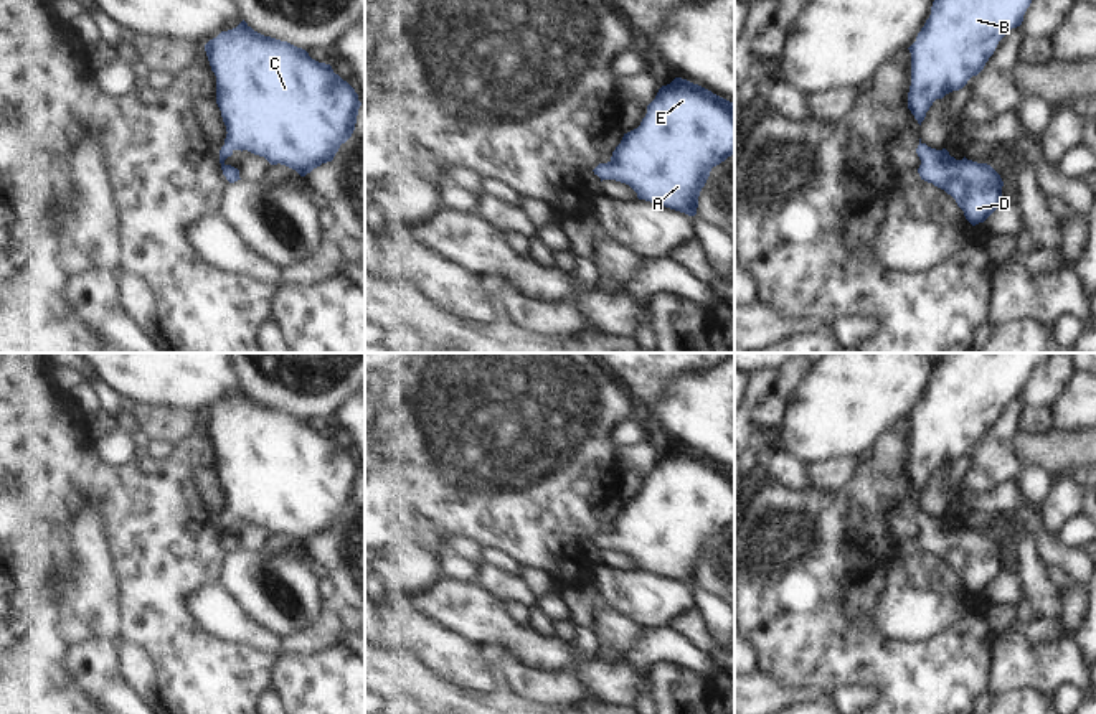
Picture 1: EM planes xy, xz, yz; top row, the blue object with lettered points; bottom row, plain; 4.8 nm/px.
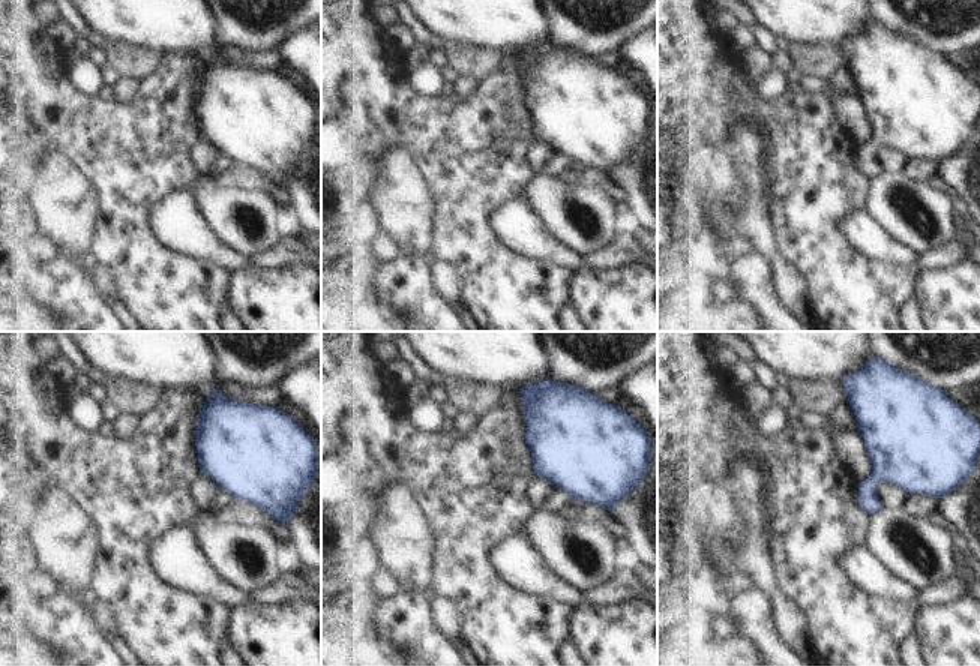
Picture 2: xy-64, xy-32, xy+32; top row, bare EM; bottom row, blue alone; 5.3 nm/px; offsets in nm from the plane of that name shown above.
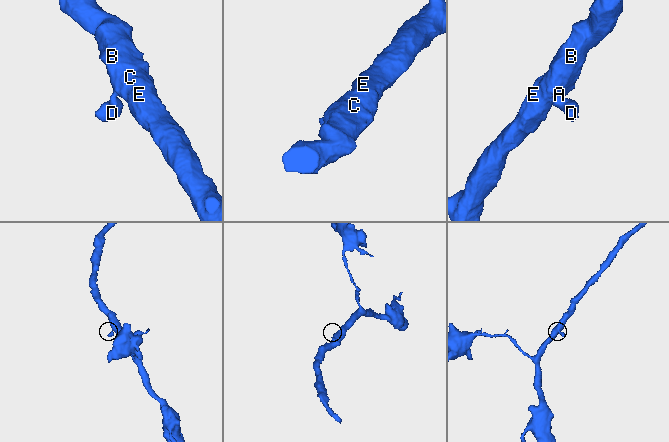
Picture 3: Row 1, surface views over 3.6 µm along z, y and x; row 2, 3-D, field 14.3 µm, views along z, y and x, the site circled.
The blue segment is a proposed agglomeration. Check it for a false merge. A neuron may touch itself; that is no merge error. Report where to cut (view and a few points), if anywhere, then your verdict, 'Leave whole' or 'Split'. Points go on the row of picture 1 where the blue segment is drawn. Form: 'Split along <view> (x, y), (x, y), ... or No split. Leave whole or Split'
No split. Leave whole

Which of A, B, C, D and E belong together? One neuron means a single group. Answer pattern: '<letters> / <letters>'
A B C D E

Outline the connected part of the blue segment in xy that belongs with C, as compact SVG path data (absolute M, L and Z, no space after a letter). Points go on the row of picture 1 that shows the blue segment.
M243 20L210 40L205 51L216 76L216 104L228 132L220 163L229 183L241 180L239 170L224 163L234 150L248 150L305 176L332 162L352 137L361 106L358 94L330 64L312 59L305 49L264 36Z

